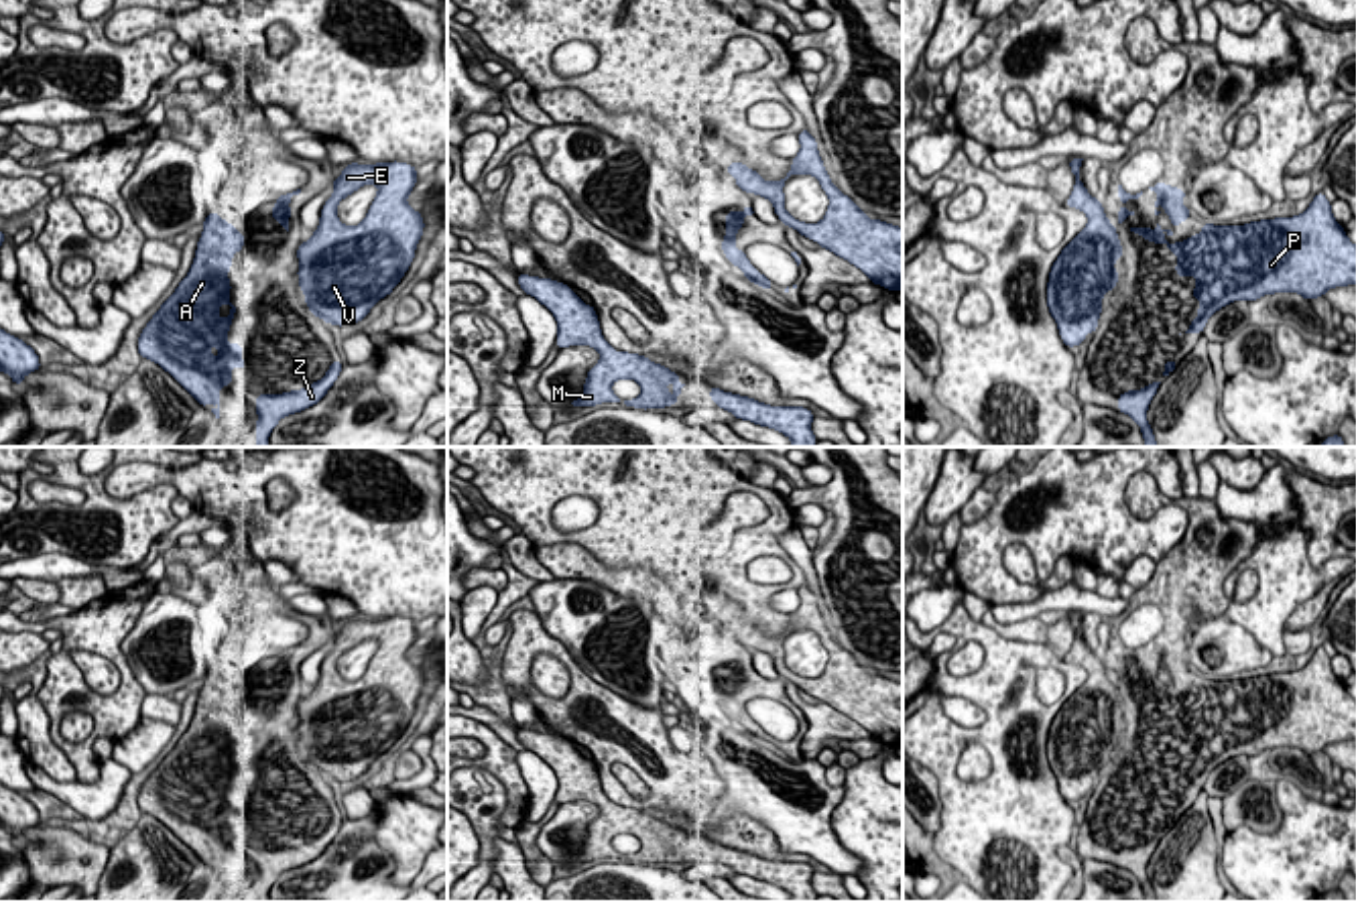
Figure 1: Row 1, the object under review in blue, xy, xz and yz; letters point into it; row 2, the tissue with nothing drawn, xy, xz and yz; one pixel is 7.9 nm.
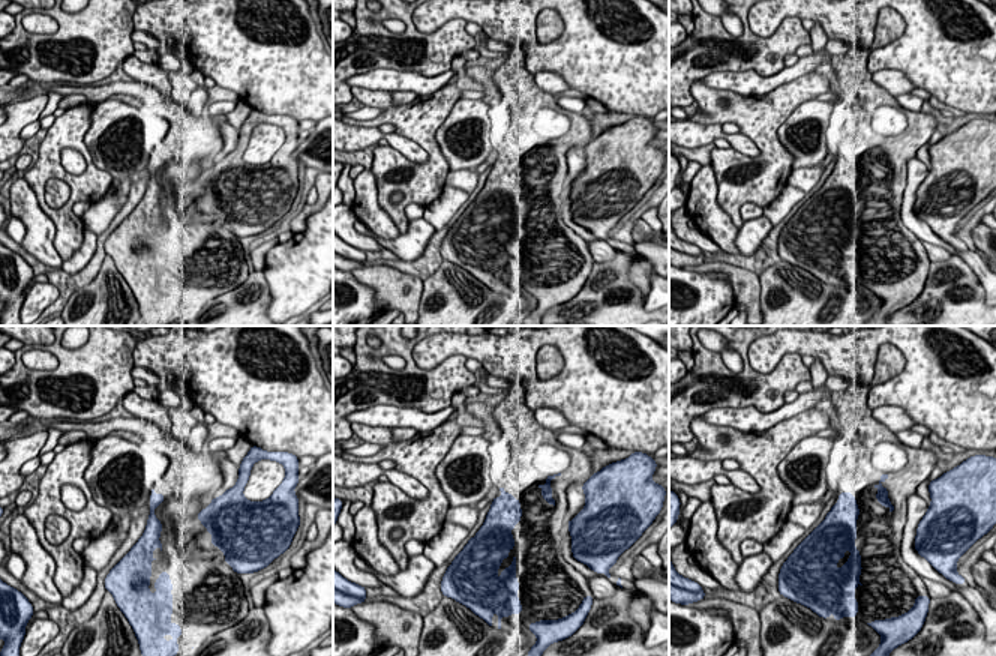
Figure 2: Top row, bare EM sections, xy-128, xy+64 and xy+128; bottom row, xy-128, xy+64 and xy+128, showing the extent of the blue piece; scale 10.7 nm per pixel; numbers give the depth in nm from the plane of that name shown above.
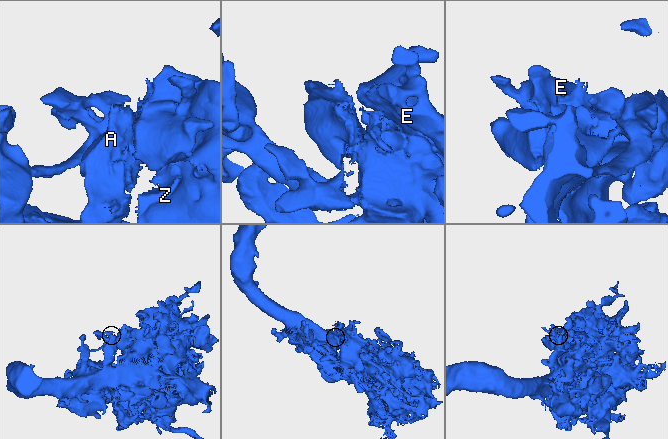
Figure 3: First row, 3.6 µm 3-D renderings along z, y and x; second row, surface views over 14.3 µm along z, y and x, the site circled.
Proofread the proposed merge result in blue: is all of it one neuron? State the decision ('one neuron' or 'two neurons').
one neuron

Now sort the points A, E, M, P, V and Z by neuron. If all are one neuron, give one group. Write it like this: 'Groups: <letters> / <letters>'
Groups: A E M P V Z

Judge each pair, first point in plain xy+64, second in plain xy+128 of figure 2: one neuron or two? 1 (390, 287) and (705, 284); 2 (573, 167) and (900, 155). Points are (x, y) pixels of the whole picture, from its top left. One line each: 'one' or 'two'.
1: two
2: two

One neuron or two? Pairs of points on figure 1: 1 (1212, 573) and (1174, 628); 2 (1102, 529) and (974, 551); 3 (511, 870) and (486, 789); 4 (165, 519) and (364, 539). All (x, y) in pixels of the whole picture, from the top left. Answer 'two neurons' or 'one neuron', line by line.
1: one neuron
2: one neuron
3: two neurons
4: two neurons

